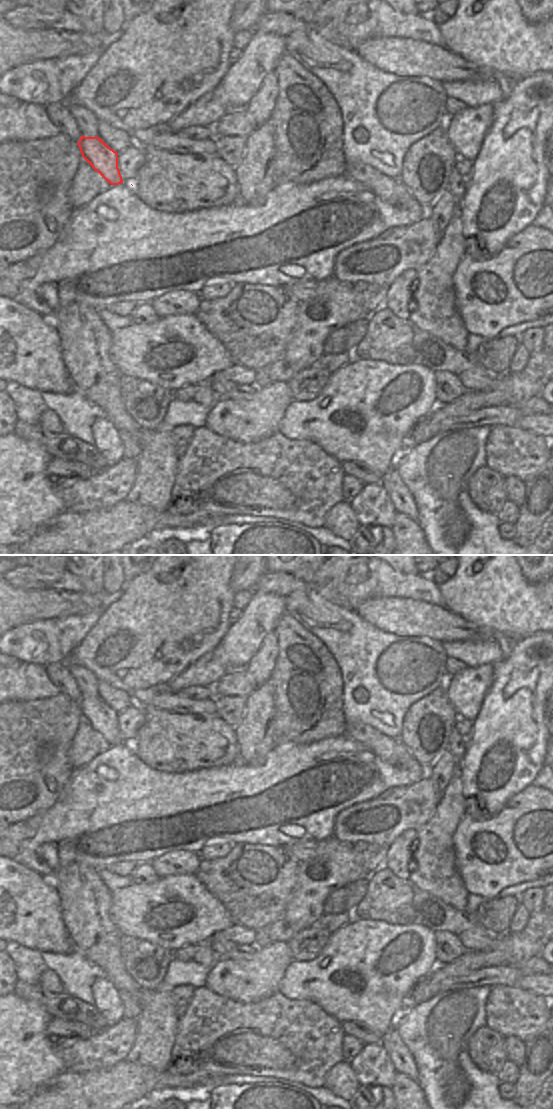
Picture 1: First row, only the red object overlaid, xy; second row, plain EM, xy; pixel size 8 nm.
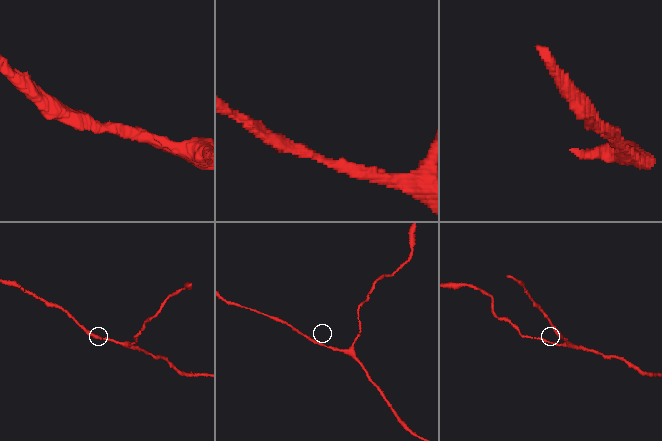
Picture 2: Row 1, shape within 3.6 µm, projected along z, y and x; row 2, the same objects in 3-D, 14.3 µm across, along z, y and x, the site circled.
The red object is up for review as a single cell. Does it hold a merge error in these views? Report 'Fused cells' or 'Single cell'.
Single cell.

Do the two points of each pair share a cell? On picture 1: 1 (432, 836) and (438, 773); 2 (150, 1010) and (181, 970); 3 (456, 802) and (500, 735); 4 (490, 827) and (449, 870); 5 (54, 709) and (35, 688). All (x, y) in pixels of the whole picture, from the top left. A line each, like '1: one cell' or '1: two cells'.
1: two cells
2: two cells
3: two cells
4: two cells
5: two cells

